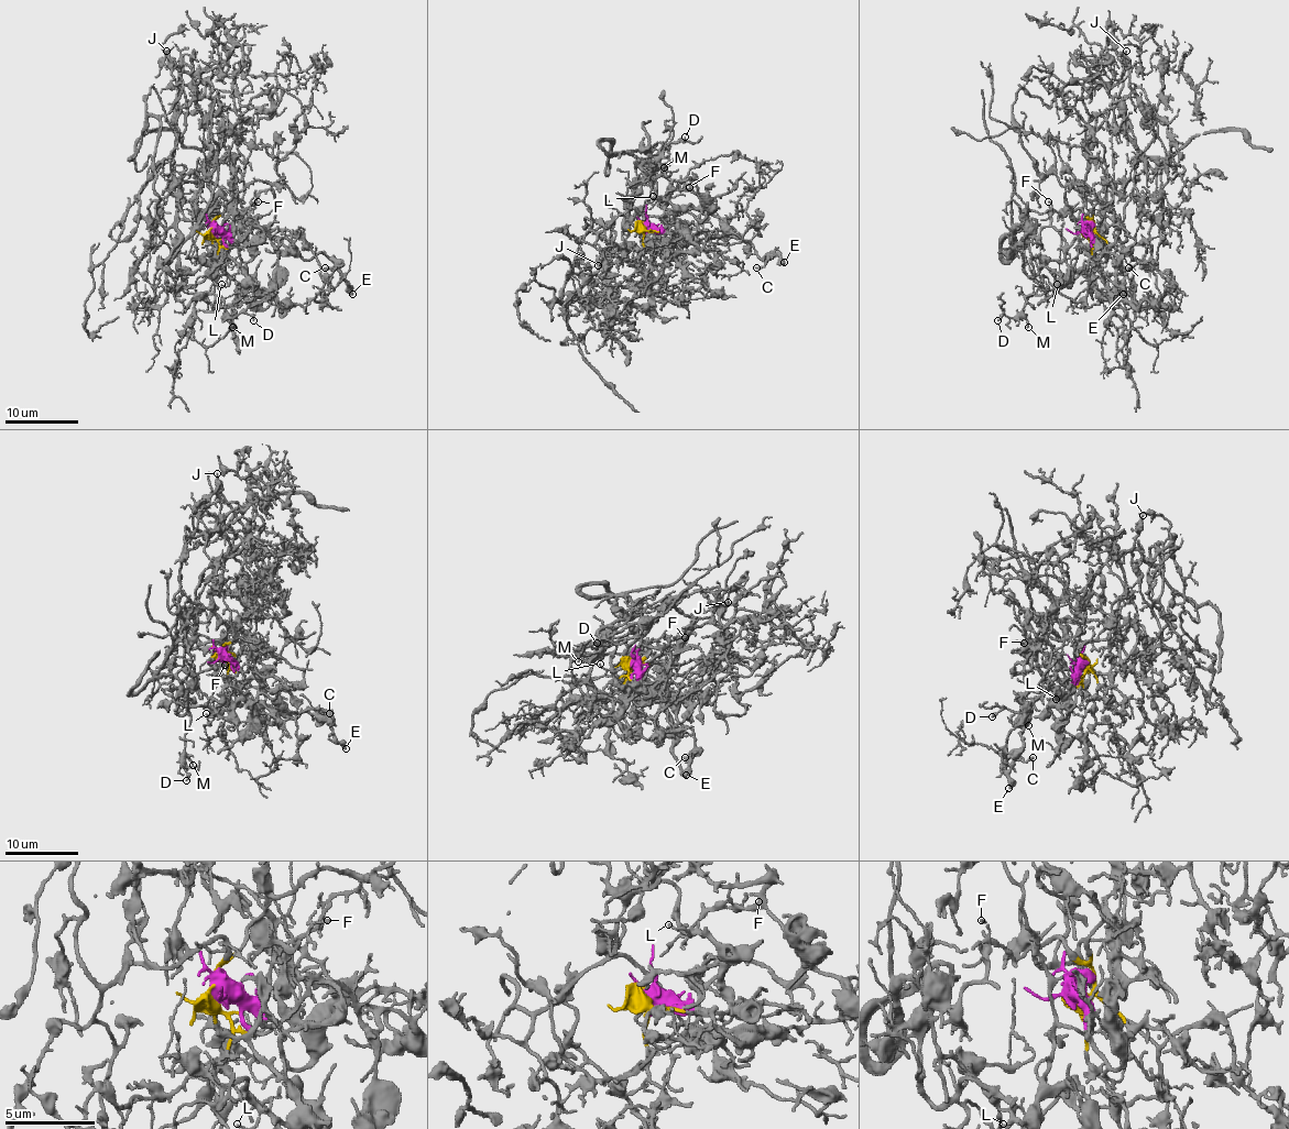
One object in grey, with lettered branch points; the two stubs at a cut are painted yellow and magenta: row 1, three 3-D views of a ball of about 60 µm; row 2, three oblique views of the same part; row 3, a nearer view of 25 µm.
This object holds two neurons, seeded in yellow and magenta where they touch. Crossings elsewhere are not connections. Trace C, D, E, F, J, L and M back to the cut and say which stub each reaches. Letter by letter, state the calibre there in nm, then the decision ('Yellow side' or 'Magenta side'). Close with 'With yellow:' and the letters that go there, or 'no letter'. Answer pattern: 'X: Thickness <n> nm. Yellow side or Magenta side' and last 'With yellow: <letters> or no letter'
C: Thickness 240 nm. Magenta side
D: Thickness 190 nm. Magenta side
E: Thickness 480 nm. Magenta side
F: Thickness 110 nm. Magenta side
J: Thickness 170 nm. Yellow side
L: Thickness 110 nm. Magenta side
M: Thickness 150 nm. Magenta side
With yellow: J

